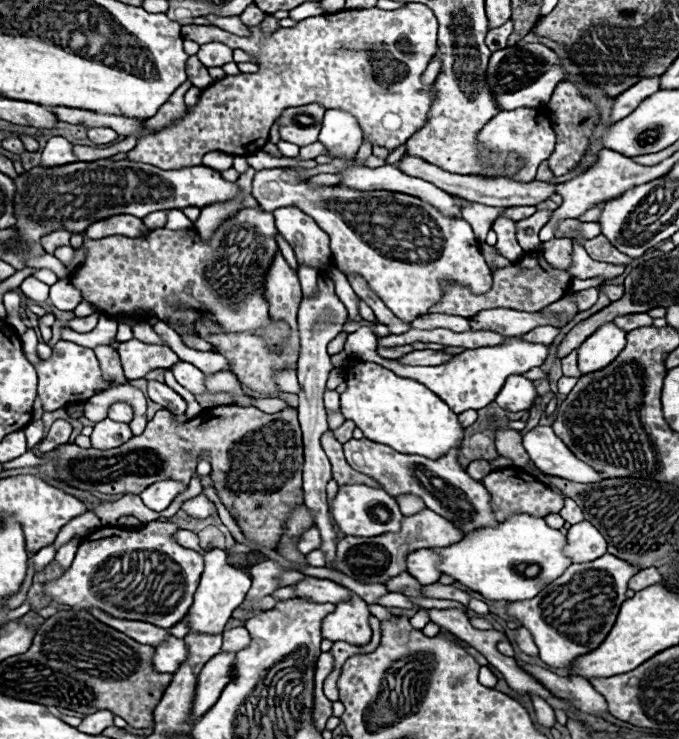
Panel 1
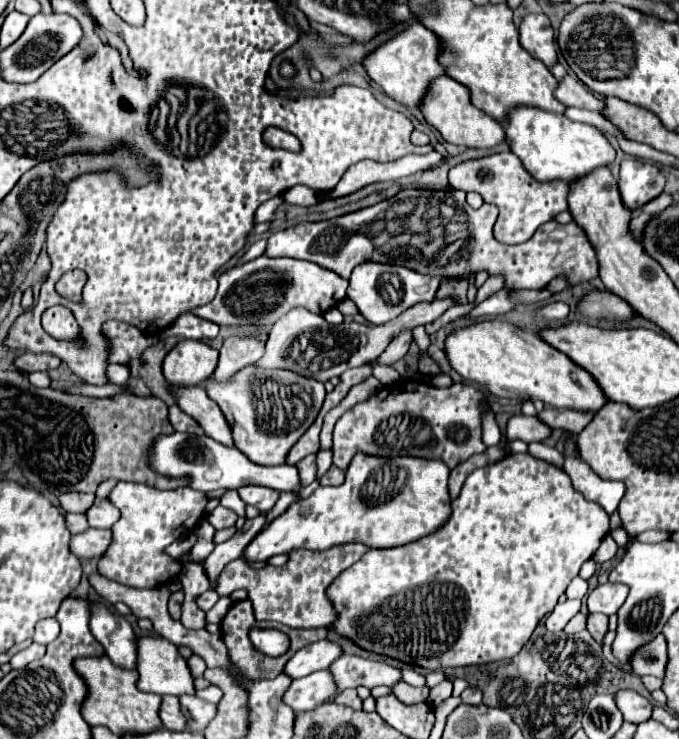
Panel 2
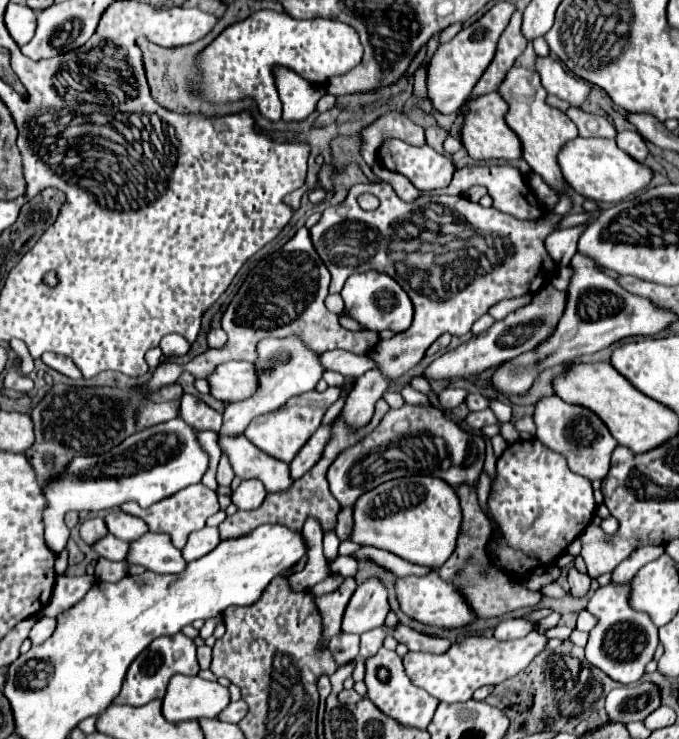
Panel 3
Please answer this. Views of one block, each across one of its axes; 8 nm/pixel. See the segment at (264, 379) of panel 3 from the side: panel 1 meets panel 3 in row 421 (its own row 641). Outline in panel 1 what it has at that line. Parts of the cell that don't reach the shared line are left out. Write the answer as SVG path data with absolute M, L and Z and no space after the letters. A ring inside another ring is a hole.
M244 626L240 628L232 628L232 630L224 630L224 644L222 644L222 650L226 652L240 652L240 650L246 650L250 646L250 634Z

